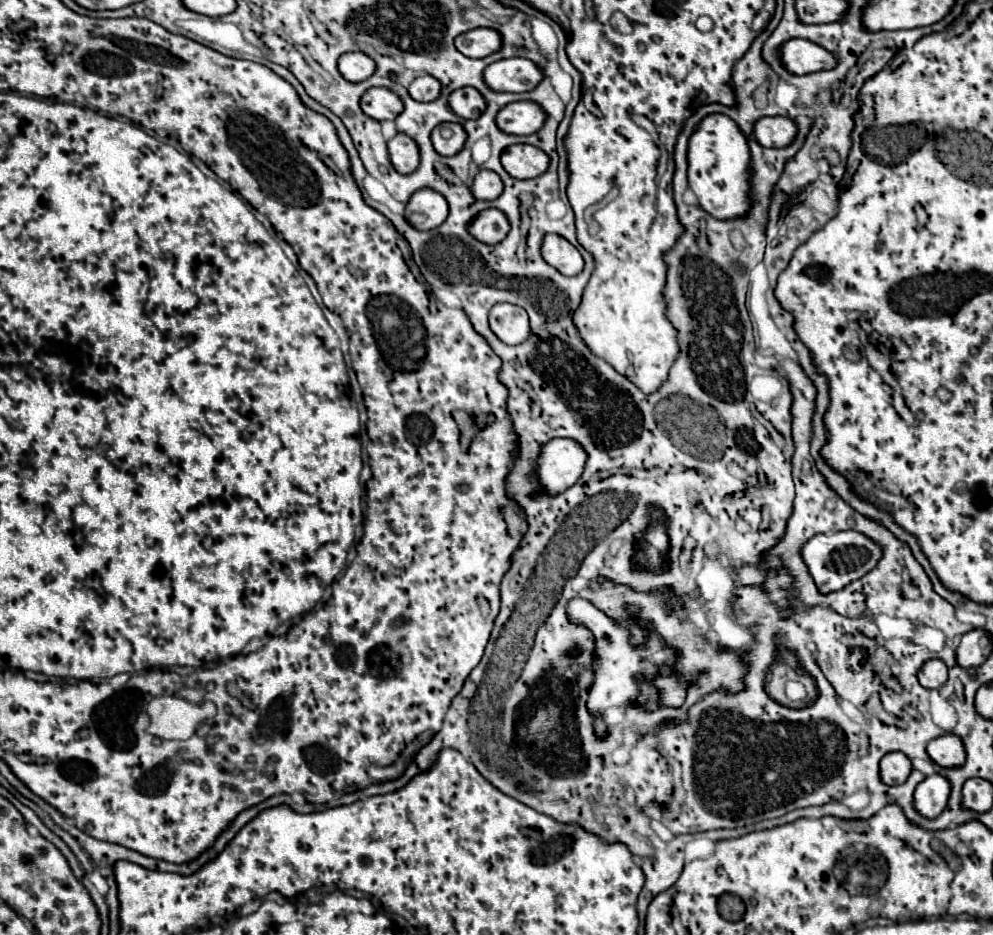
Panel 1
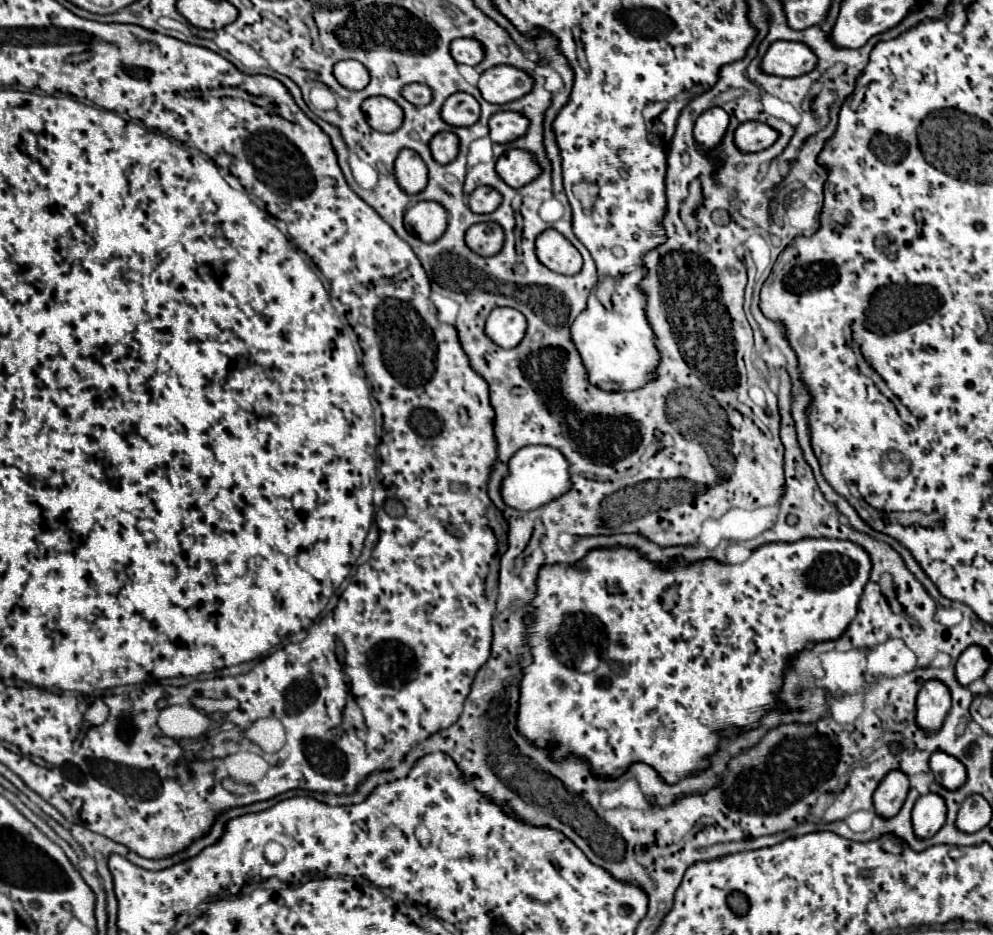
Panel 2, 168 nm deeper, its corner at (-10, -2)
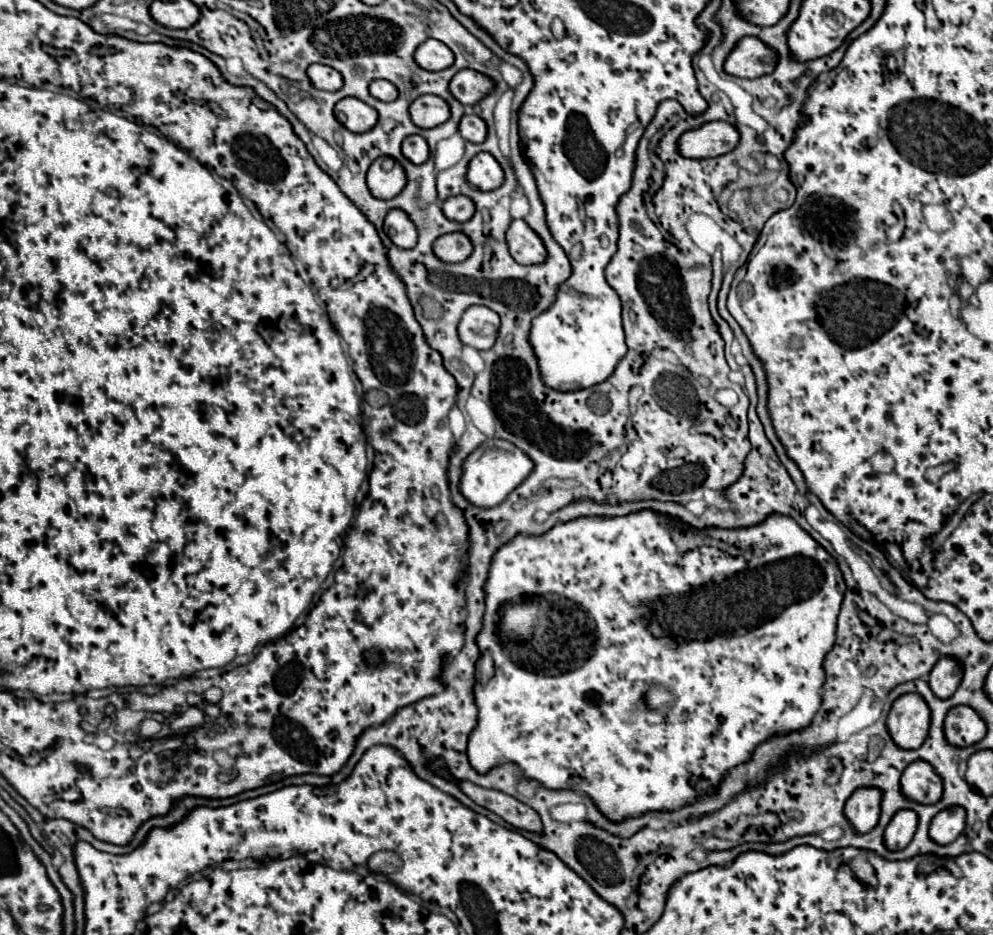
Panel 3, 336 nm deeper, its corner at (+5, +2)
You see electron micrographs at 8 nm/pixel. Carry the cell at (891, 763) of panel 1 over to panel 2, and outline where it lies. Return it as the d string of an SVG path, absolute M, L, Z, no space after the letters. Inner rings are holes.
M900 770L888 772L888 776L884 776L874 794L876 812L882 816L894 816L900 810L908 790L910 790L910 778L904 772Z

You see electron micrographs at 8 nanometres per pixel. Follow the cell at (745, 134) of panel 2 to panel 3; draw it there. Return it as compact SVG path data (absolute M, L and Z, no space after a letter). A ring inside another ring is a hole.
M705 122L701 128L687 130L679 136L677 146L685 158L715 158L731 152L739 142L739 132L729 122Z

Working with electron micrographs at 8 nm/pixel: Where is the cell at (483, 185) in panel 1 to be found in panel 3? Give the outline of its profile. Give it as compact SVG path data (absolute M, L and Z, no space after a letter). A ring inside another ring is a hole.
M451 196L443 202L443 214L447 220L465 222L473 216L475 204L467 196Z

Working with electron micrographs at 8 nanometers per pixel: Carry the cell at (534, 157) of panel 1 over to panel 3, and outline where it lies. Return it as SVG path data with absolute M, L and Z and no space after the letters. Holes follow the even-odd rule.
M479 152L467 164L467 182L477 190L495 190L503 184L503 170L489 152Z

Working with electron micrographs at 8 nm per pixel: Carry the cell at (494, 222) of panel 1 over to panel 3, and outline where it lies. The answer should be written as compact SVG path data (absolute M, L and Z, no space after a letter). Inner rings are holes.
M461 232L443 234L433 244L433 254L441 262L463 262L471 254L471 250L473 250L473 246L471 246L469 238Z

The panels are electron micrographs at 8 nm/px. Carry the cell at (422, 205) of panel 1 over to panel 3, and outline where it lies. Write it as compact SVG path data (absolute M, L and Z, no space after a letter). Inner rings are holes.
M389 210L383 228L385 234L391 238L391 242L399 248L413 248L417 244L417 228L403 210Z

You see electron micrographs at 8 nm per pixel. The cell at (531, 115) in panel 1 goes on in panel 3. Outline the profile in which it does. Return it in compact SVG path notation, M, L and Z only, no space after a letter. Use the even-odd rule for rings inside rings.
M465 114L463 118L461 118L461 122L459 122L459 134L467 140L467 142L475 142L475 144L479 144L479 142L483 142L485 140L485 136L487 136L487 126L485 126L485 122L477 116L477 114Z

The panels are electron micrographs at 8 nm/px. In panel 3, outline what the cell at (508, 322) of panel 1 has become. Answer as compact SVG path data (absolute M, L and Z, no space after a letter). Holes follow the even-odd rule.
M473 306L463 312L457 330L463 344L475 350L489 350L497 340L499 324L499 316L491 308Z

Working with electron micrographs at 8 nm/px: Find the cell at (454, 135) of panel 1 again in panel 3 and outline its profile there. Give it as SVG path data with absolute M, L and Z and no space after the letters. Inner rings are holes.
M409 136L401 144L403 156L413 164L423 164L429 158L429 146L421 136Z

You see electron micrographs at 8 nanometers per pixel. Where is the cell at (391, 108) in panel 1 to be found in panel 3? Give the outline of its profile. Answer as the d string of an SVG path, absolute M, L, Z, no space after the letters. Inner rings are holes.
M343 98L335 104L335 118L349 130L349 132L367 132L377 122L377 112L357 98Z

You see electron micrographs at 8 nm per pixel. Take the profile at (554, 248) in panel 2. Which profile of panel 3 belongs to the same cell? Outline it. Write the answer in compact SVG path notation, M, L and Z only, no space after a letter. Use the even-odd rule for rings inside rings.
M513 220L505 236L509 252L519 264L541 264L545 260L547 250L541 238L523 220Z

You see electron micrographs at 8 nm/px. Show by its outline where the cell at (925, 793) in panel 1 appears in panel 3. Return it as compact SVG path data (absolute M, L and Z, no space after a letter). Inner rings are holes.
M911 810L897 812L883 834L887 850L903 850L911 842L915 830L917 830L915 812L911 812Z

